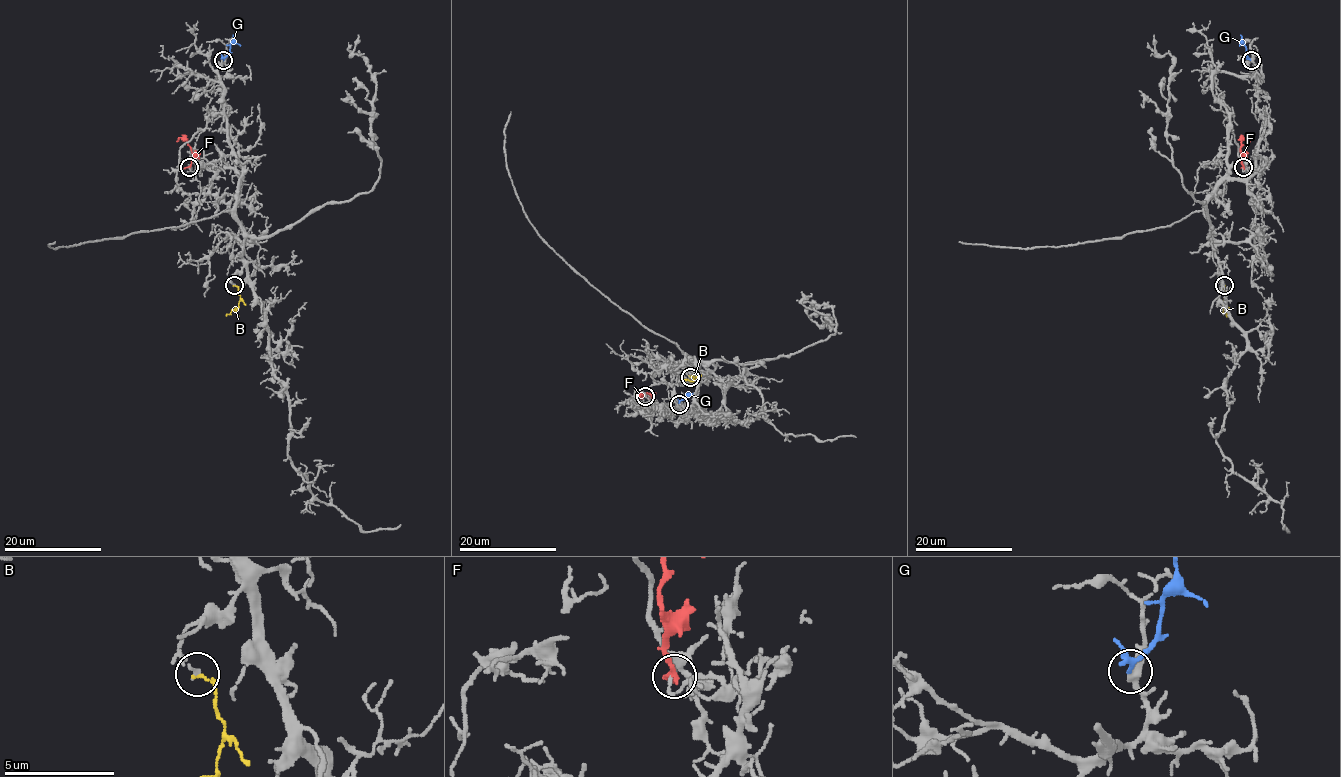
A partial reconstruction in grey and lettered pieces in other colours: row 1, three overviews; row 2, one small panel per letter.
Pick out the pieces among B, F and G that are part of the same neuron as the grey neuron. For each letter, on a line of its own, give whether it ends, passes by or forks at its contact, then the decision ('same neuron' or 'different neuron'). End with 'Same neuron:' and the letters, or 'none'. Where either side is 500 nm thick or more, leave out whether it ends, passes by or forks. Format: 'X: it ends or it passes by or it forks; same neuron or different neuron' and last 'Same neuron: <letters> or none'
B: it ends; different neuron
F: it passes by; different neuron
G: it passes by; different neuron
Same neuron: none

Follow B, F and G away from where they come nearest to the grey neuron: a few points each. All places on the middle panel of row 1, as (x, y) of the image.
B: (690, 377), (696, 377), (692, 381), (681, 378)
F: (645, 395), (649, 394), (641, 393), (632, 403)
G: (679, 404), (696, 392)

